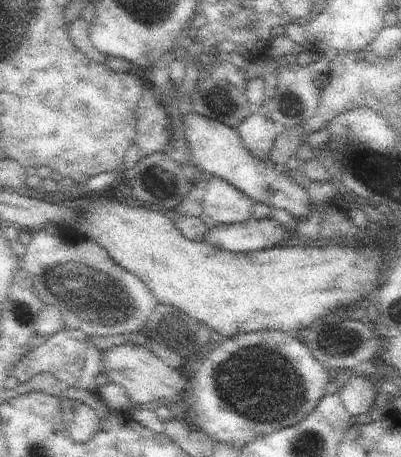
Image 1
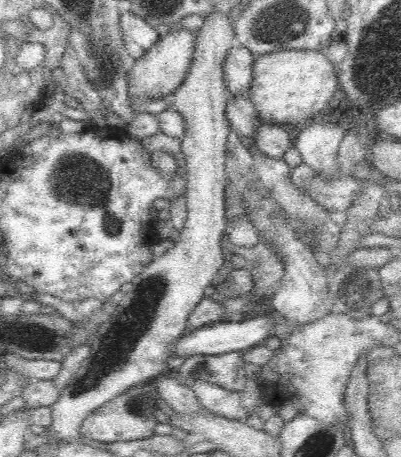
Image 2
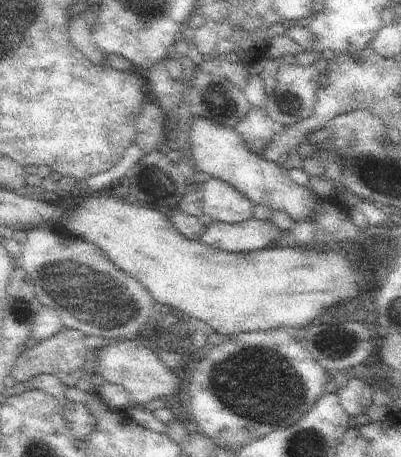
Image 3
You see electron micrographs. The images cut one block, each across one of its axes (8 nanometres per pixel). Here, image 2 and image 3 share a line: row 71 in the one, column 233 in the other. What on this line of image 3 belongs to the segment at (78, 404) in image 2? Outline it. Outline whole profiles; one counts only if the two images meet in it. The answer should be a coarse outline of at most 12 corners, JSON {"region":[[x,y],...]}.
{"region":[[203,178],[203,214],[243,224],[253,204],[221,180]]}

